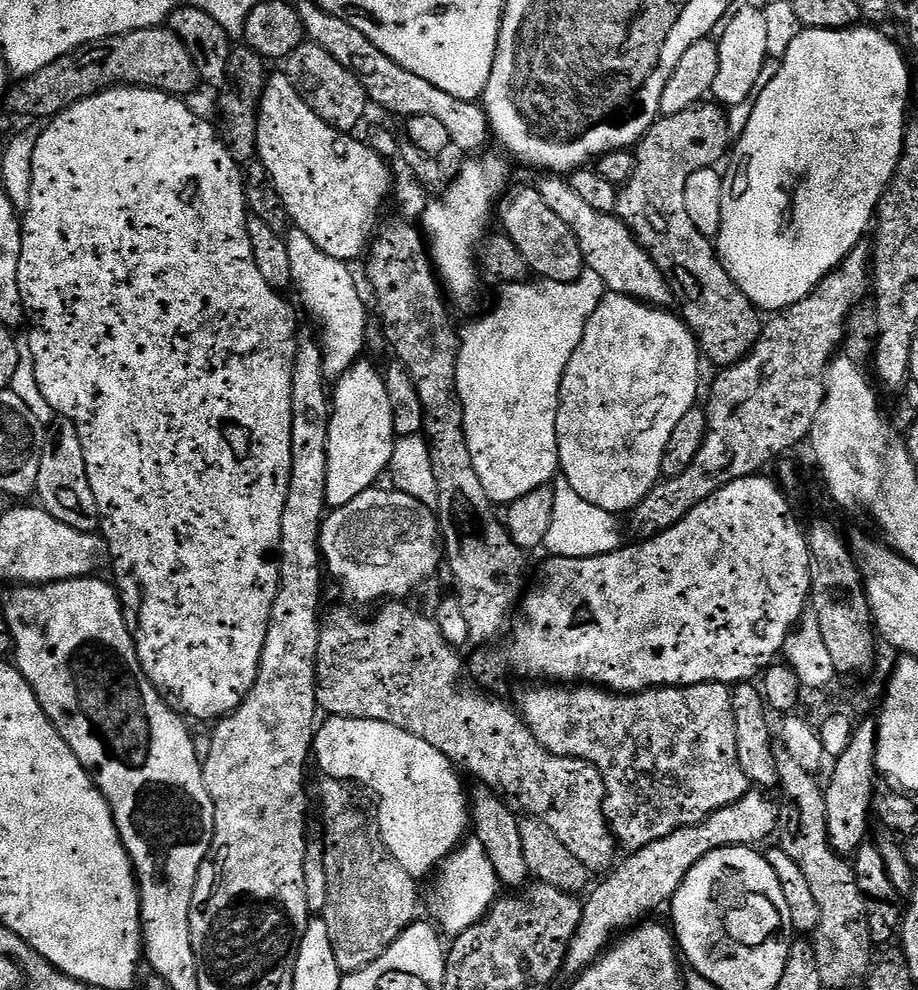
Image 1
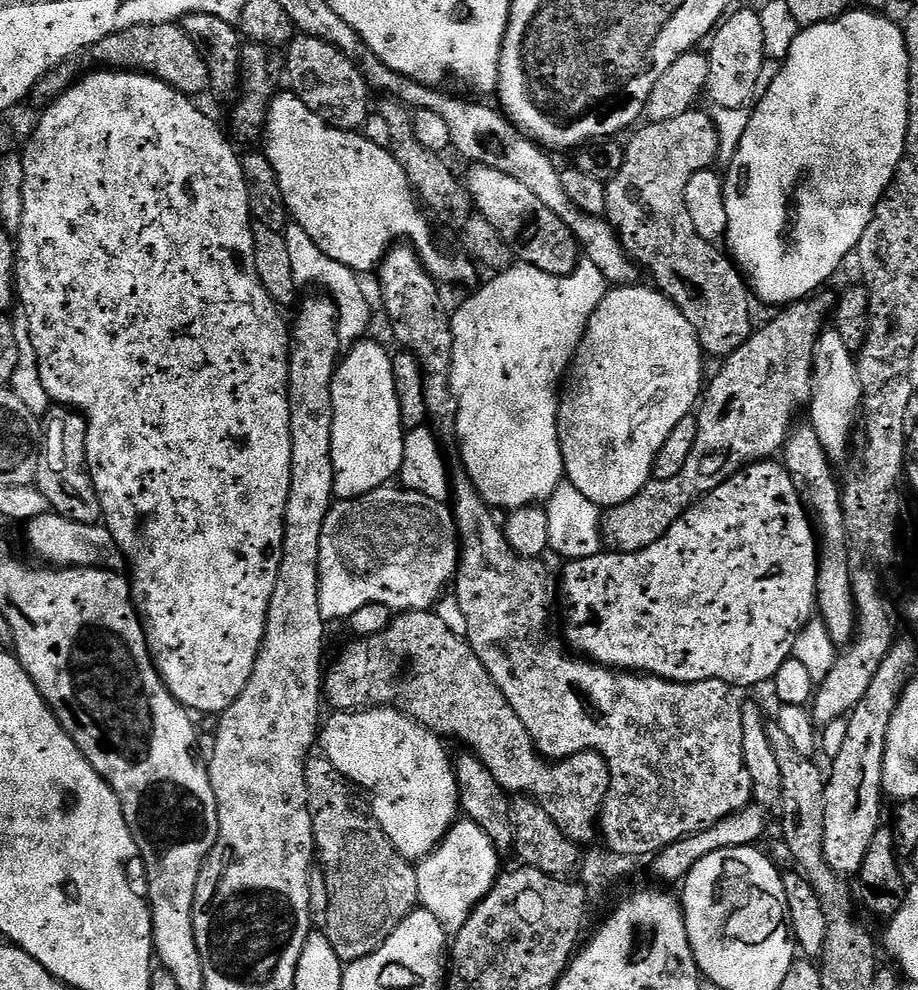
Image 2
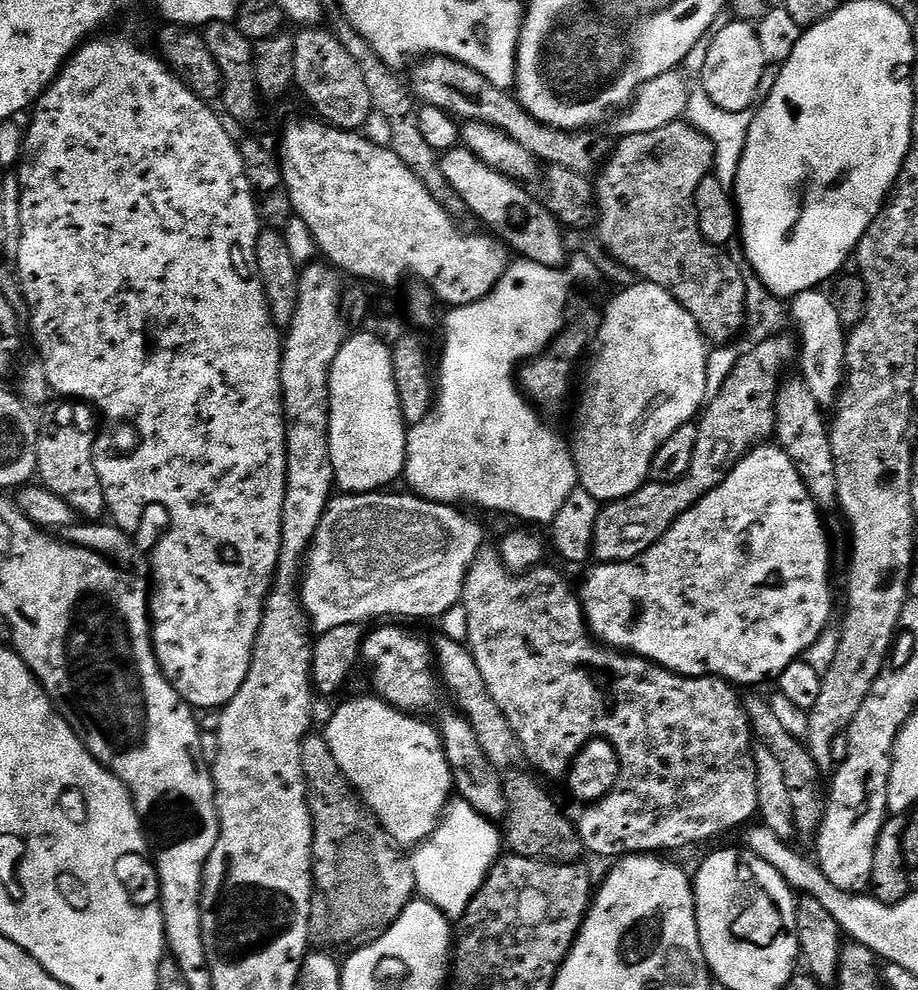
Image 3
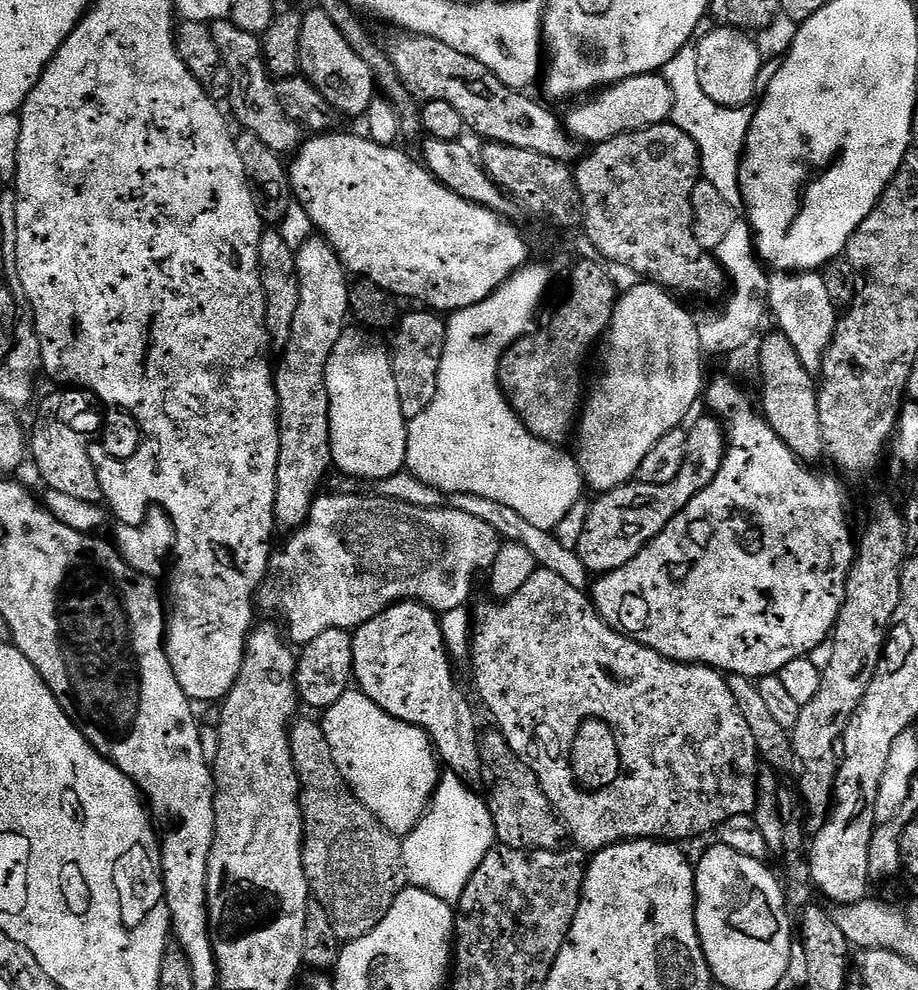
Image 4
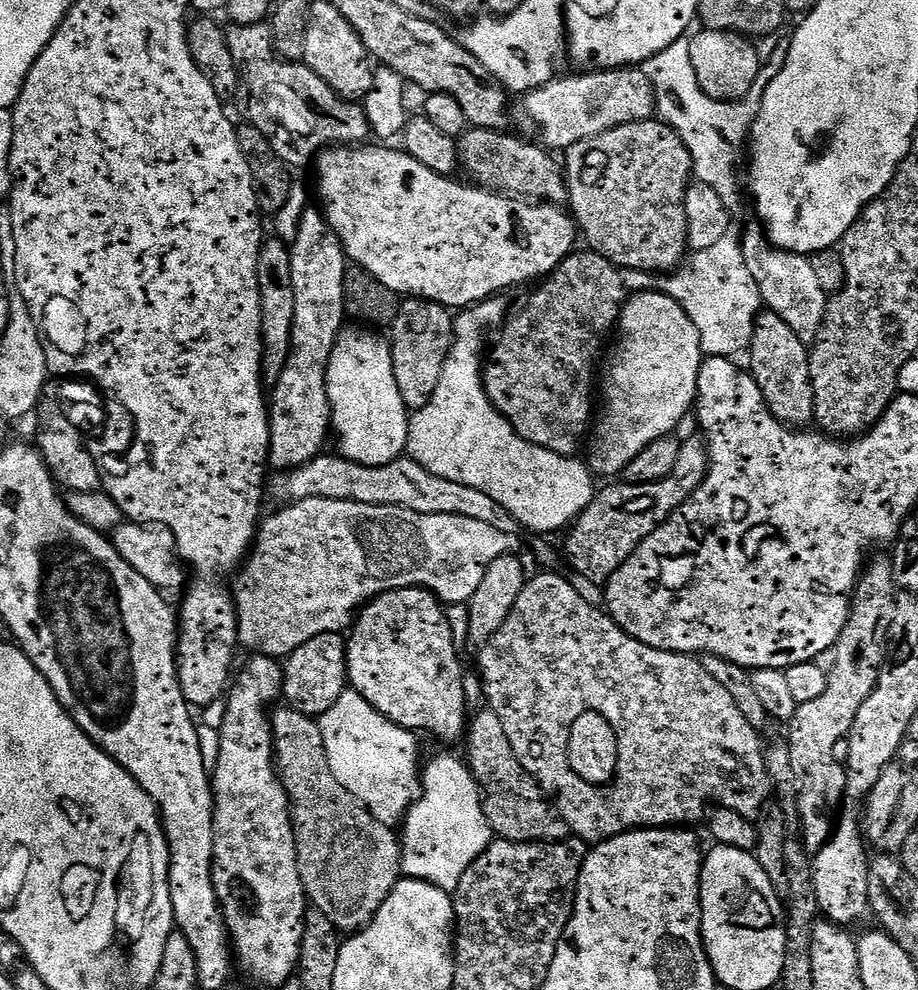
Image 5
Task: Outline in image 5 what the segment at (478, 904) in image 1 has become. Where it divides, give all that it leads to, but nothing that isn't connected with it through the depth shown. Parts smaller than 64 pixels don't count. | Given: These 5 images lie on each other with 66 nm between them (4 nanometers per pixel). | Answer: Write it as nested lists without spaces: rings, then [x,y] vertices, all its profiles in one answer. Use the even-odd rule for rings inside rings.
[[[452,752],[436,756],[422,770],[422,791],[418,799],[408,809],[408,815],[402,821],[402,847],[400,849],[401,871],[405,877],[426,881],[436,885],[447,893],[453,893],[462,874],[469,869],[478,857],[488,849],[494,839],[494,833],[484,813],[482,789],[472,776],[472,770],[463,759]]]

